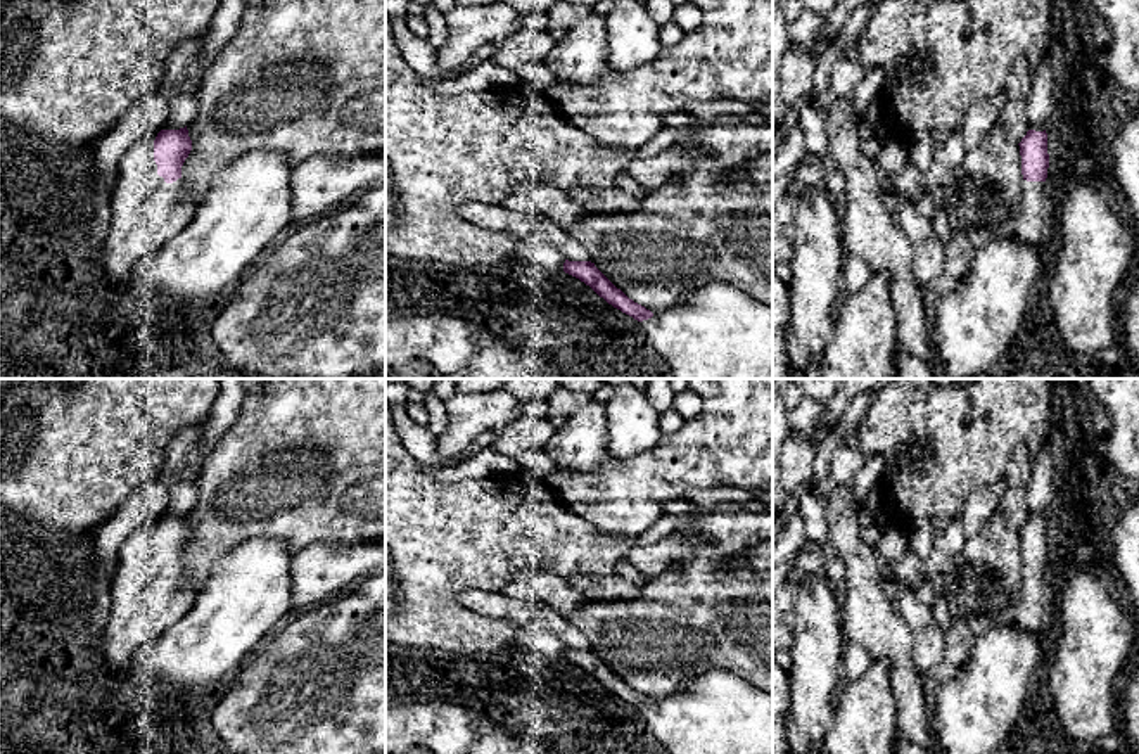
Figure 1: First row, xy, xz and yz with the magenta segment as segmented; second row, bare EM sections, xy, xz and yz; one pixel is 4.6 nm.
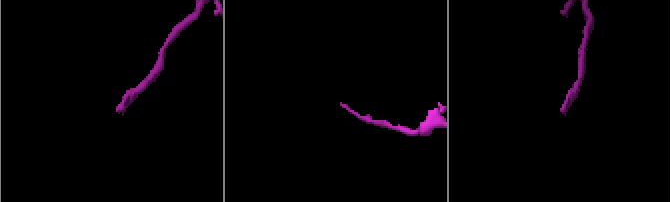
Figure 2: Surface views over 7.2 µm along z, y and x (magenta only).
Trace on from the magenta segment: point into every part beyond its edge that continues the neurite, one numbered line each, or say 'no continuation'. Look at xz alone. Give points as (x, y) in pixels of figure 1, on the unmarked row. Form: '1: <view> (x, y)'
no continuation

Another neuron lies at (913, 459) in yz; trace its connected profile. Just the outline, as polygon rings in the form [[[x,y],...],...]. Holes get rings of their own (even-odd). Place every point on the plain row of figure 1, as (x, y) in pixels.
[[[913,446],[900,455],[899,465],[906,470],[921,470],[925,460],[926,460],[926,450],[921,446]]]

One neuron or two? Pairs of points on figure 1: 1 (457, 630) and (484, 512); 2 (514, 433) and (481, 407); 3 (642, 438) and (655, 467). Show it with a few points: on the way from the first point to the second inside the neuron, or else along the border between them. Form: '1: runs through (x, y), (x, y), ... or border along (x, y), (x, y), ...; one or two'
1: runs through (448, 600), (448, 550), (457, 542); one
2: border along (538, 410), (521, 414), (495, 431); two
3: border along (664, 434), (647, 452), (623, 459), (610, 457); two

